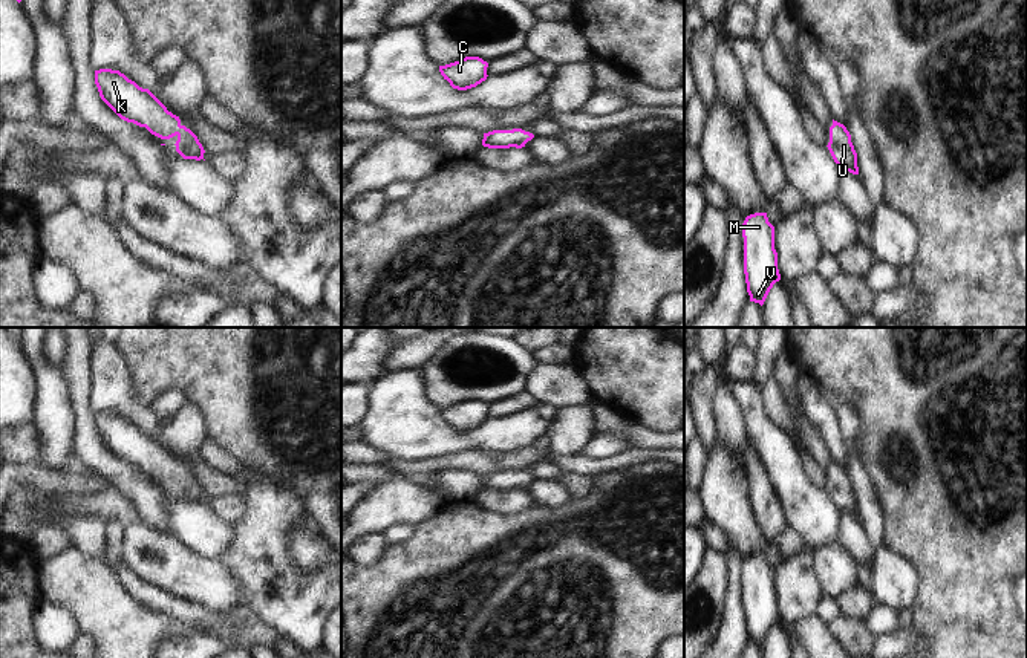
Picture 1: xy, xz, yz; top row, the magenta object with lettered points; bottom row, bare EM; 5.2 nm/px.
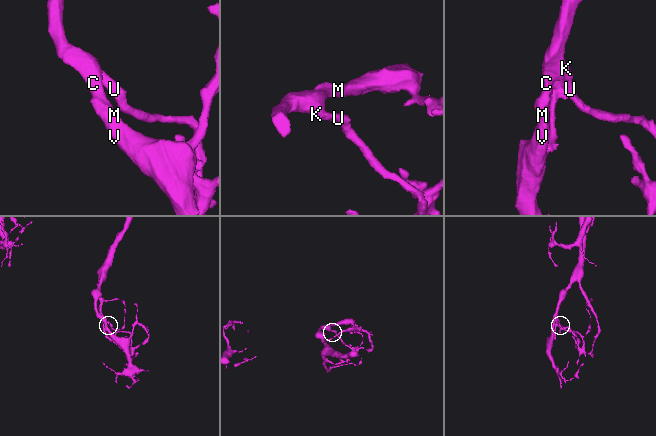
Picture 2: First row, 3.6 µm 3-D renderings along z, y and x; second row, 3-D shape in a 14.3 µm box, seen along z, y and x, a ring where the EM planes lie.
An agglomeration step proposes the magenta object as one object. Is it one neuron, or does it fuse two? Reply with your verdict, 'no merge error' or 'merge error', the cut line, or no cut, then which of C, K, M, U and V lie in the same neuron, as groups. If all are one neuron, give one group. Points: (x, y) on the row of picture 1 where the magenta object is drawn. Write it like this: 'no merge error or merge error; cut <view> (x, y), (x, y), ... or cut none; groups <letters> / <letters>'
no merge error; cut none; groups C K M U V

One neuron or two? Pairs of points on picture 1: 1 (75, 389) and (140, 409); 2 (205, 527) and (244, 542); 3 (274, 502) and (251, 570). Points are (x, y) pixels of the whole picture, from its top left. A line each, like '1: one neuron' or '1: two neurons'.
1: two neurons
2: two neurons
3: one neuron

